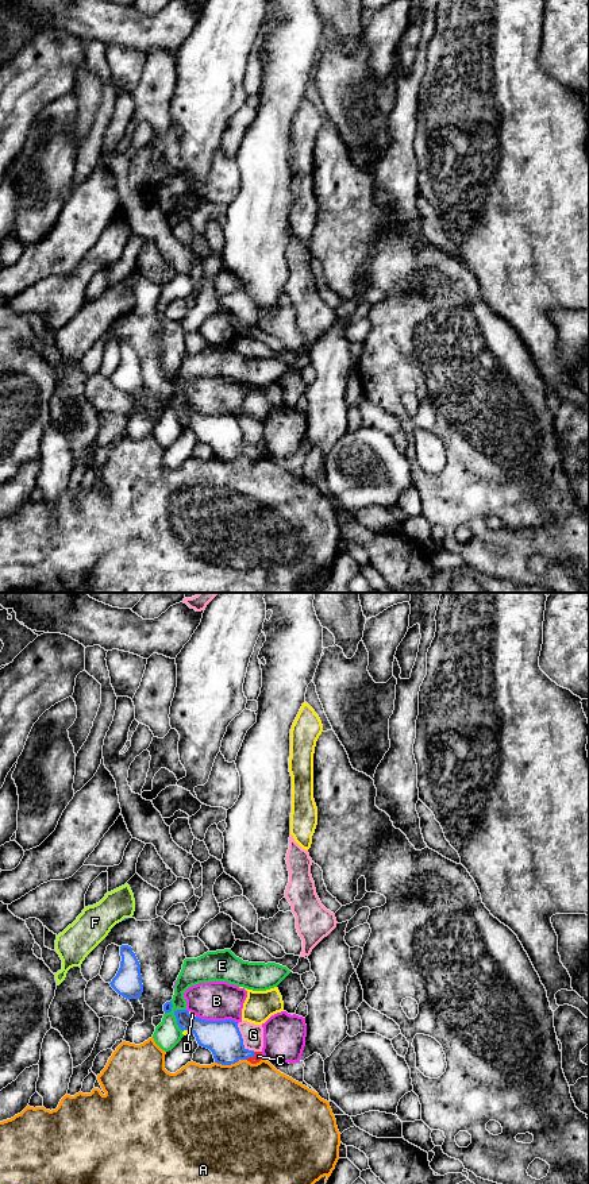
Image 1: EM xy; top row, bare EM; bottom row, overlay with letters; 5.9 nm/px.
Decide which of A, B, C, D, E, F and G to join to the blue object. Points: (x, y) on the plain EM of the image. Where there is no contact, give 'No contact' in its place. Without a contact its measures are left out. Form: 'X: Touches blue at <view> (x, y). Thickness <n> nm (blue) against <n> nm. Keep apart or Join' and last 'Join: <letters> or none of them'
A: Touches blue at xy (226, 459). Thickness 220 nm (blue) against 500 nm. Keep apart
B: Touches blue at xy (218, 416). Thickness 220 nm (blue) against 240 nm. Keep apart
C: Touches blue at xy (250, 451). Thickness 220 nm (blue) against 50 nm. Join
D: Touches blue at xy (191, 411). Thickness 220 nm (blue) against 20 nm. Keep apart
E: Touches blue at xy (174, 409). Thickness 170 nm (blue) against 160 nm. Keep apart
F: Touches blue at xy (124, 313). Thickness 20 nm (blue) against 200 nm. Keep apart
G: Touches blue at xy (242, 435). Thickness 220 nm (blue) against 130 nm. Keep apart
Join: C

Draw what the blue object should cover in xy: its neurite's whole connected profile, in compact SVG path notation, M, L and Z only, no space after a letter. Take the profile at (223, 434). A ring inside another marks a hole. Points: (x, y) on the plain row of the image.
M176 405L174 410L178 423L182 427L190 427L196 432L199 441L209 444L217 459L231 460L239 455L257 459L265 454L262 447L245 443L238 417L235 416L205 416L199 412L193 413L188 405Z

